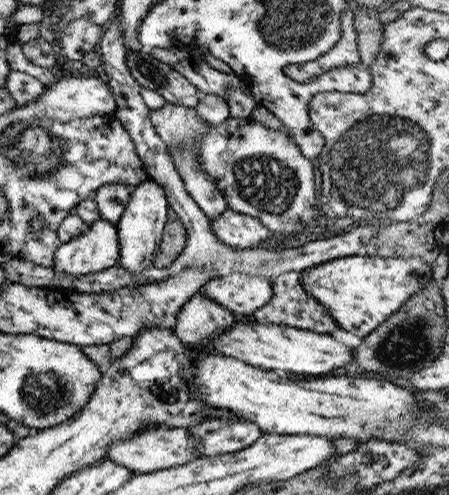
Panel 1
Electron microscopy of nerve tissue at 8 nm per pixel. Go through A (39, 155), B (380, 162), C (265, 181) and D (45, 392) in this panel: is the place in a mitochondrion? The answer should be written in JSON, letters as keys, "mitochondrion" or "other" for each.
{"A":"mitochondrion","B":"mitochondrion","C":"mitochondrion","D":"mitochondrion"}

